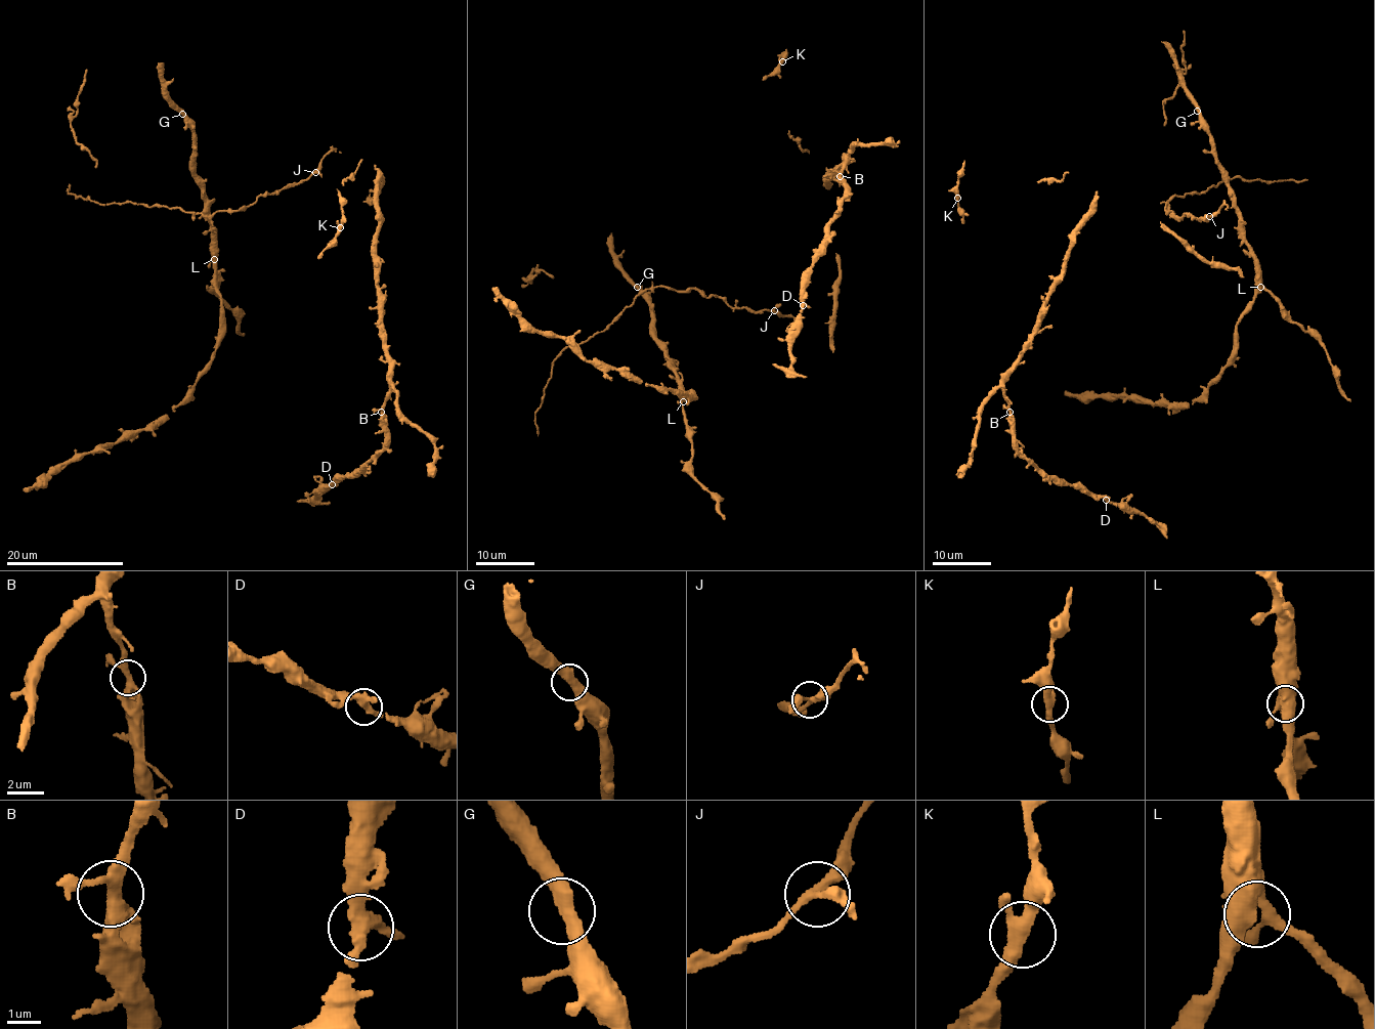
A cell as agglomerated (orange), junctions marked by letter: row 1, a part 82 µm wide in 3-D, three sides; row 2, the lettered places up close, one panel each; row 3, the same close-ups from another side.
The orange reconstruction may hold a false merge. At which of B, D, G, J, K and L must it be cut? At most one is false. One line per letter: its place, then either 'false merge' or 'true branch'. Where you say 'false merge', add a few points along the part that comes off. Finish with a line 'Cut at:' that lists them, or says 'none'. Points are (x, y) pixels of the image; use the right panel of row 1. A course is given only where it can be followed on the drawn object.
B: (1010, 412) | true branch
D: (1106, 500) | true branch
G: (1197, 111) | true branch
J: (1209, 216) | true branch
K: (957, 198) | true branch
L: (1260, 287) | true branch
Cut at: none

